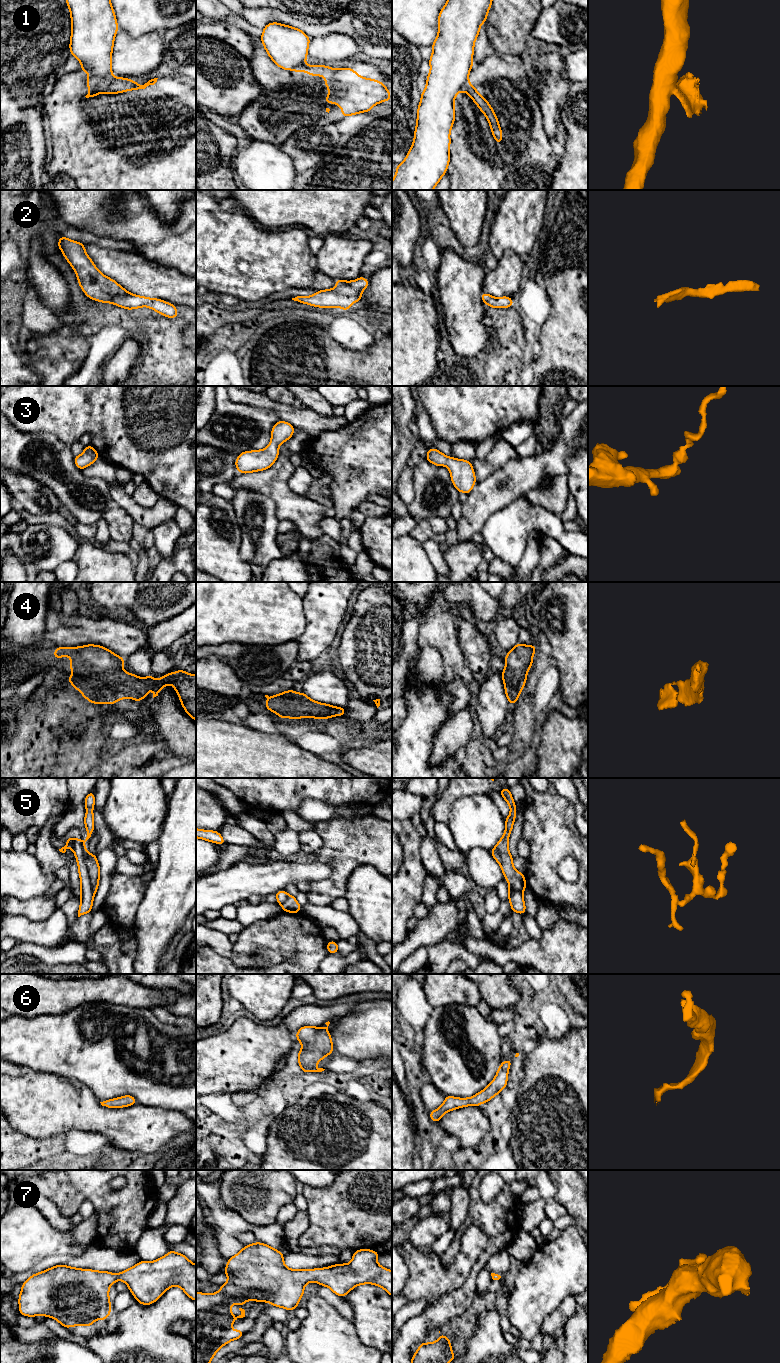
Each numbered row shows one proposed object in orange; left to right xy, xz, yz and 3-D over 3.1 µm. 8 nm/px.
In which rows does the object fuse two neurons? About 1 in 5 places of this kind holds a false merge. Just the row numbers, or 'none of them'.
1, 5

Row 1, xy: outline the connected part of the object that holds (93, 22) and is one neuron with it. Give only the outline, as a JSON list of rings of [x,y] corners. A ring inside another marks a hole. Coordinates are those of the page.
[[[66,0],[71,15],[70,54],[75,56],[82,67],[80,70],[90,76],[86,79],[89,88],[112,76],[112,50],[119,29],[111,0]]]

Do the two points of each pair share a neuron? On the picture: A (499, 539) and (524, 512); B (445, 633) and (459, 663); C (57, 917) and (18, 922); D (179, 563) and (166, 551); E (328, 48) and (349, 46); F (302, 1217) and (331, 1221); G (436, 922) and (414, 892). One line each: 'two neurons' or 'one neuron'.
A: one neuron
B: one neuron
C: one neuron
D: two neurons
E: one neuron
F: two neurons
G: two neurons

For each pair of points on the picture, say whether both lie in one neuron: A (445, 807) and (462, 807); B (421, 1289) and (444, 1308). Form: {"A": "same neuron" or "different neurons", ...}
{"A": "different neurons", "B": "different neurons"}

